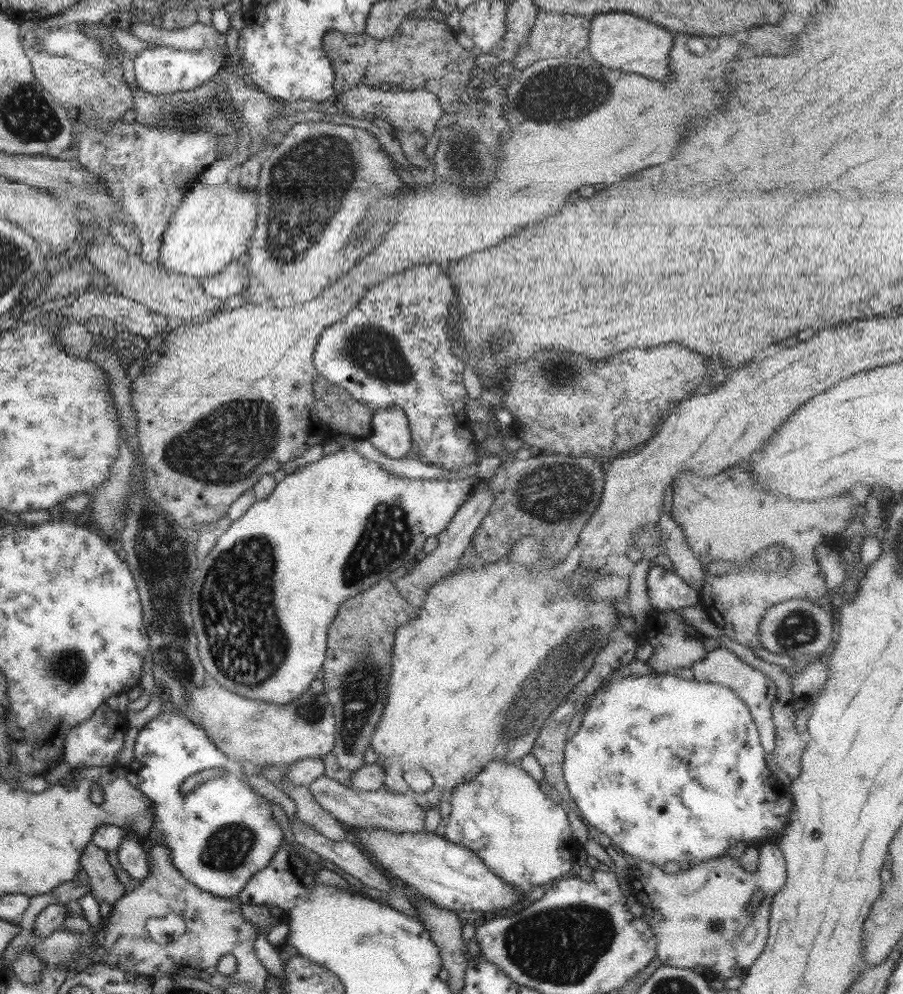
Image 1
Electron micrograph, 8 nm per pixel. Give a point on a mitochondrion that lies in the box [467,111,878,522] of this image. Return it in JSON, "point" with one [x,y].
{"point":[558,375]}

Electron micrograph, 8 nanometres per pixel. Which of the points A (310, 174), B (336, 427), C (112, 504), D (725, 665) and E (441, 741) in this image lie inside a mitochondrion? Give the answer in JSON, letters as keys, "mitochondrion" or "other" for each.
{"A":"mitochondrion","B":"other","C":"mitochondrion","D":"other","E":"other"}

